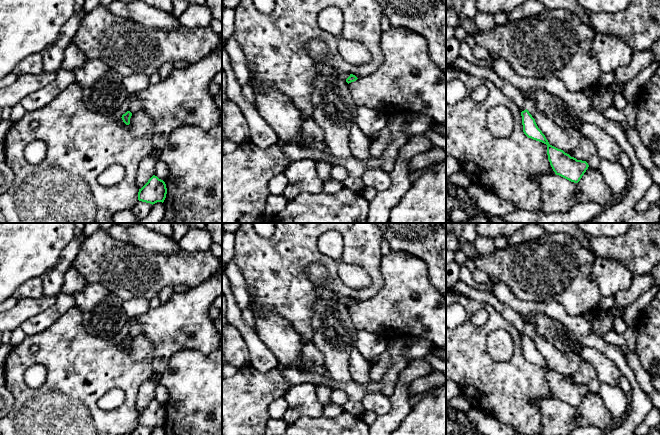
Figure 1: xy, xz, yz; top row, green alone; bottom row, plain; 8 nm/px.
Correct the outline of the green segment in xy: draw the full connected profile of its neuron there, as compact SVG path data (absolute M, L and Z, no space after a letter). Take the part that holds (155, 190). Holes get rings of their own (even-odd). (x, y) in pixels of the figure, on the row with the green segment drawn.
M153 175L148 182L139 189L138 200L150 204L164 202L167 194L166 184L163 180Z

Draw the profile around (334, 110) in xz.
M312 39L306 45L309 54L315 63L317 77L313 82L312 94L313 115L317 125L324 131L324 143L331 154L338 158L349 159L352 157L349 147L349 133L356 122L357 105L355 104L346 80L340 79L340 72L329 63L329 49L320 39Z

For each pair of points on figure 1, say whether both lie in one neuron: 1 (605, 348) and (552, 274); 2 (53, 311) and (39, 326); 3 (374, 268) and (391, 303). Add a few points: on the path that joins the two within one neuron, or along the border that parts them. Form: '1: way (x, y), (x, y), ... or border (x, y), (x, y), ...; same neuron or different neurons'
1: border (560, 304), (570, 315), (582, 315); different neurons
2: way (50, 315), (43, 322); same neuron
3: border (380, 262), (383, 286), (374, 296), (364, 300); different neurons

